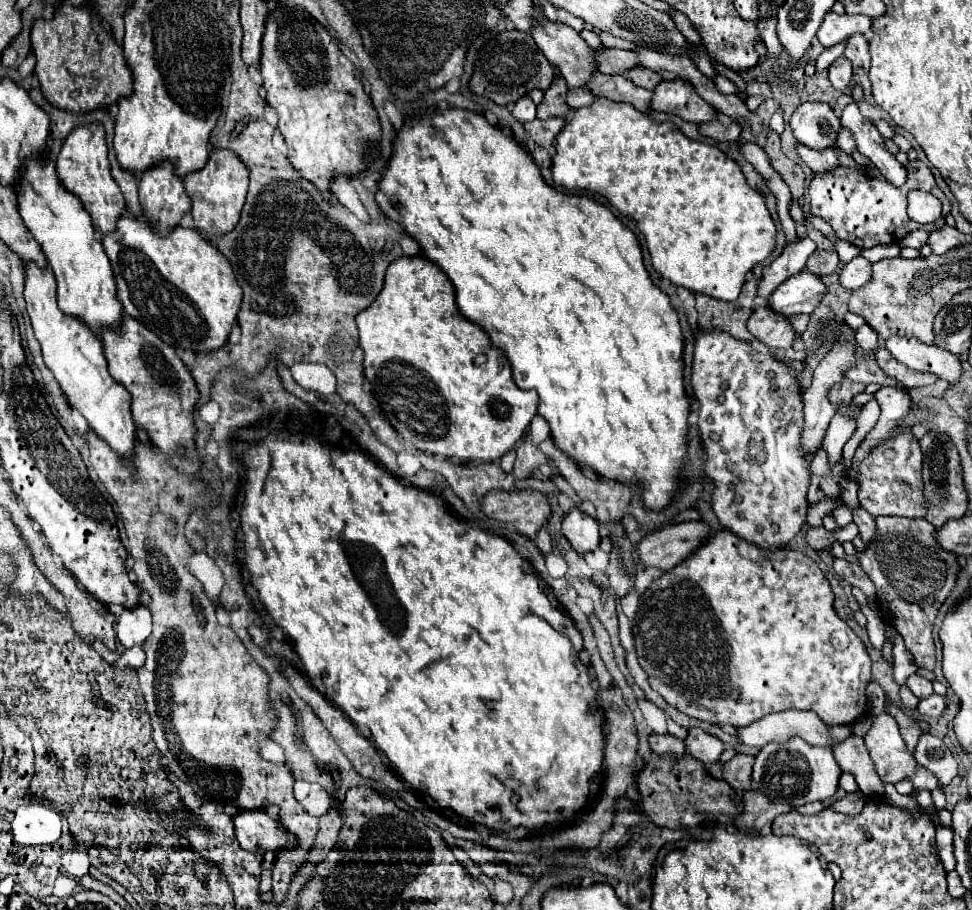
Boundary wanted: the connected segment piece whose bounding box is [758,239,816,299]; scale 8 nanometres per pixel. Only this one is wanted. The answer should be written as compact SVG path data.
M798 239L798 241L788 241L782 249L782 253L764 267L762 279L758 283L758 297L770 297L772 291L786 281L788 277L800 273L806 265L806 259L814 253L816 243L812 239Z

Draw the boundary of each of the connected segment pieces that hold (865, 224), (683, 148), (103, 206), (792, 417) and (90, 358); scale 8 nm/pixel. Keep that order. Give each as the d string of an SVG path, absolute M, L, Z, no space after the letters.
M908 163L908 189L898 189L894 185L890 185L878 171L874 165L868 167L870 171L866 175L858 173L856 169L848 169L844 171L844 167L838 167L830 173L818 173L814 175L812 183L810 183L810 211L816 217L822 217L824 221L828 221L832 225L832 229L836 231L836 235L856 247L876 247L882 243L898 243L902 241L910 231L914 229L926 229L926 225L920 225L916 221L912 221L906 213L908 207L908 193L914 189L920 191L928 191L932 195L936 195L942 205L942 217L950 215L950 201L944 195L944 191L936 185L936 179L932 175L932 171L920 163Z
M598 97L592 107L576 109L574 119L564 125L556 137L556 157L552 159L552 177L566 189L586 189L604 195L622 215L642 225L652 265L674 285L686 287L720 301L734 301L740 293L746 273L764 261L776 241L776 227L764 205L764 197L750 189L736 161L714 145L688 139L674 123L656 123L628 103Z
M88 123L84 127L72 129L72 133L64 139L62 151L56 159L56 171L60 181L66 185L68 191L80 197L84 203L84 209L90 213L94 229L98 233L108 233L116 227L116 219L124 211L124 197L110 173L110 161L108 161L108 145L106 145L106 133L102 123Z
M708 331L700 333L694 349L692 367L694 397L700 403L698 429L706 453L704 473L714 481L712 511L734 535L758 545L764 551L786 549L806 523L808 513L808 483L810 467L802 451L804 429L804 403L802 381L796 369L786 361L776 359L772 353L756 351L746 341L732 339L728 333Z
M26 263L26 281L24 281L24 301L26 311L30 315L34 335L42 347L44 363L54 373L60 389L68 397L70 405L76 407L88 421L88 425L110 443L110 447L118 455L132 455L136 425L130 413L130 393L112 379L108 373L108 363L102 351L102 341L88 331L88 327L80 327L76 319L68 319L56 305L56 279L52 269L40 269L36 263Z

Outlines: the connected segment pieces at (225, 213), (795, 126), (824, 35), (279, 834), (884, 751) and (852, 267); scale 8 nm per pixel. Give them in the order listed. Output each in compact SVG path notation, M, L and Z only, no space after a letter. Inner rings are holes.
M214 149L204 169L188 173L184 177L184 187L192 199L194 227L206 231L208 237L224 235L232 231L240 219L240 209L244 205L246 191L248 191L248 169L244 167L244 163L240 163L234 151Z
M806 101L792 113L790 127L798 143L816 151L824 151L826 147L836 147L840 119L830 105Z
M830 11L830 15L824 17L824 23L820 23L816 37L824 47L830 47L830 45L836 45L842 39L854 35L854 33L868 33L870 25L872 25L870 17L836 15L834 11Z
M252 809L252 811L240 811L238 815L232 817L234 819L234 831L236 831L236 839L240 843L240 847L244 847L244 851L250 851L250 853L260 853L260 851L276 851L276 849L284 849L286 845L288 847L294 847L296 841L290 833L282 831L280 829L280 823L270 819L262 809Z
M888 713L876 715L876 723L872 723L872 729L866 733L864 743L868 747L868 753L870 753L872 763L876 765L878 777L884 783L898 783L898 781L902 781L902 779L908 777L908 779L912 779L912 783L914 783L916 789L926 789L926 791L940 789L938 777L934 773L930 773L928 769L918 767L918 763L914 761L912 753L906 749L906 743L902 739L900 731L898 731L898 723L896 723L896 719L892 715L888 715Z
M862 255L854 257L840 271L840 283L850 291L866 285L870 279L872 279L872 263L868 259L864 259Z

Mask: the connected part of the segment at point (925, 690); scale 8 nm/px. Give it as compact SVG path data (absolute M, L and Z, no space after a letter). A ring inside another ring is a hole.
M918 673L912 675L912 677L908 677L908 687L910 687L910 691L912 691L918 699L924 699L924 697L928 697L928 695L934 693L934 691L932 691L932 683L930 683L928 679L920 677Z

